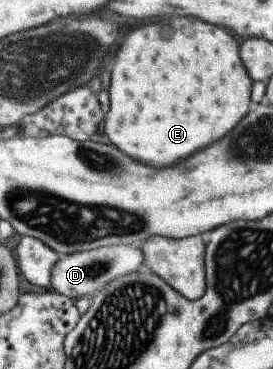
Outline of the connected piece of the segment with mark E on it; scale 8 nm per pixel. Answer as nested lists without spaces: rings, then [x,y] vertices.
[[[190,17],[160,19],[158,23],[148,23],[130,31],[124,35],[112,63],[107,89],[109,108],[103,114],[99,137],[104,137],[130,159],[154,169],[172,167],[194,151],[218,141],[248,113],[251,100],[253,81],[244,71],[238,53],[238,45],[230,31]]]

